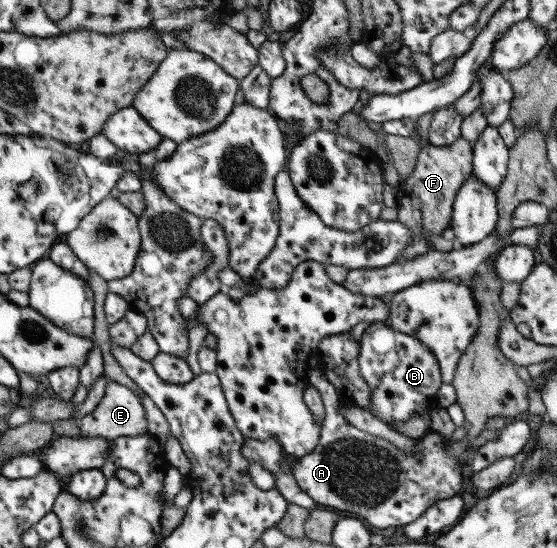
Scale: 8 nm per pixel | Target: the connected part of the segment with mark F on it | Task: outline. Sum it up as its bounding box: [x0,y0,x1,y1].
[396,137,473,264]

